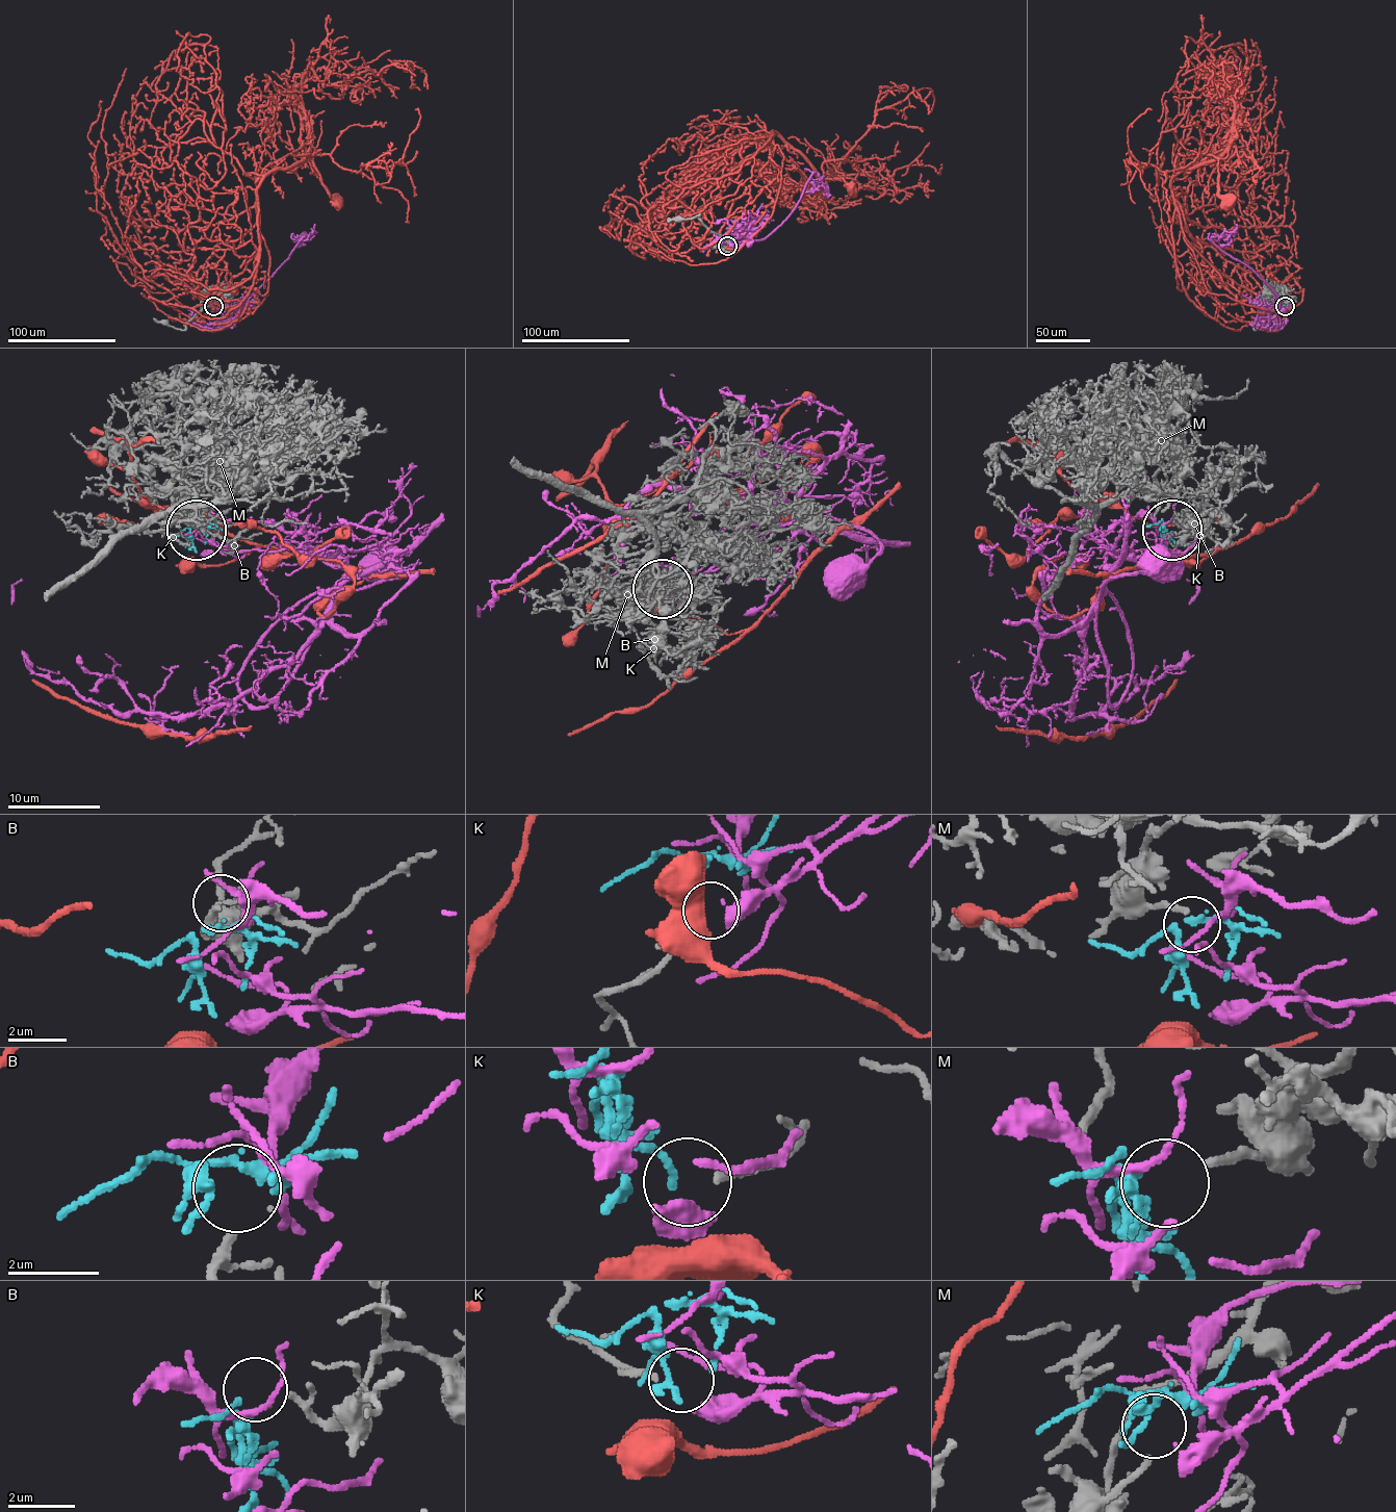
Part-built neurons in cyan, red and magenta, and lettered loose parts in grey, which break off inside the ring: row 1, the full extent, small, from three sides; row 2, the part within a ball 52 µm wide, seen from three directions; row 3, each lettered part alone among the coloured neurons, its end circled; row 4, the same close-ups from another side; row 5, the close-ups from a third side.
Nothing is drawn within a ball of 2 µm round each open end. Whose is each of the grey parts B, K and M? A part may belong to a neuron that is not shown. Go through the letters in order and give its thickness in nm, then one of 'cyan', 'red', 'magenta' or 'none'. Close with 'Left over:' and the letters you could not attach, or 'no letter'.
B: 160 nm thick; none
K: 140 nm thick; magenta
M: 170 nm thick; cyan
Left over: B

